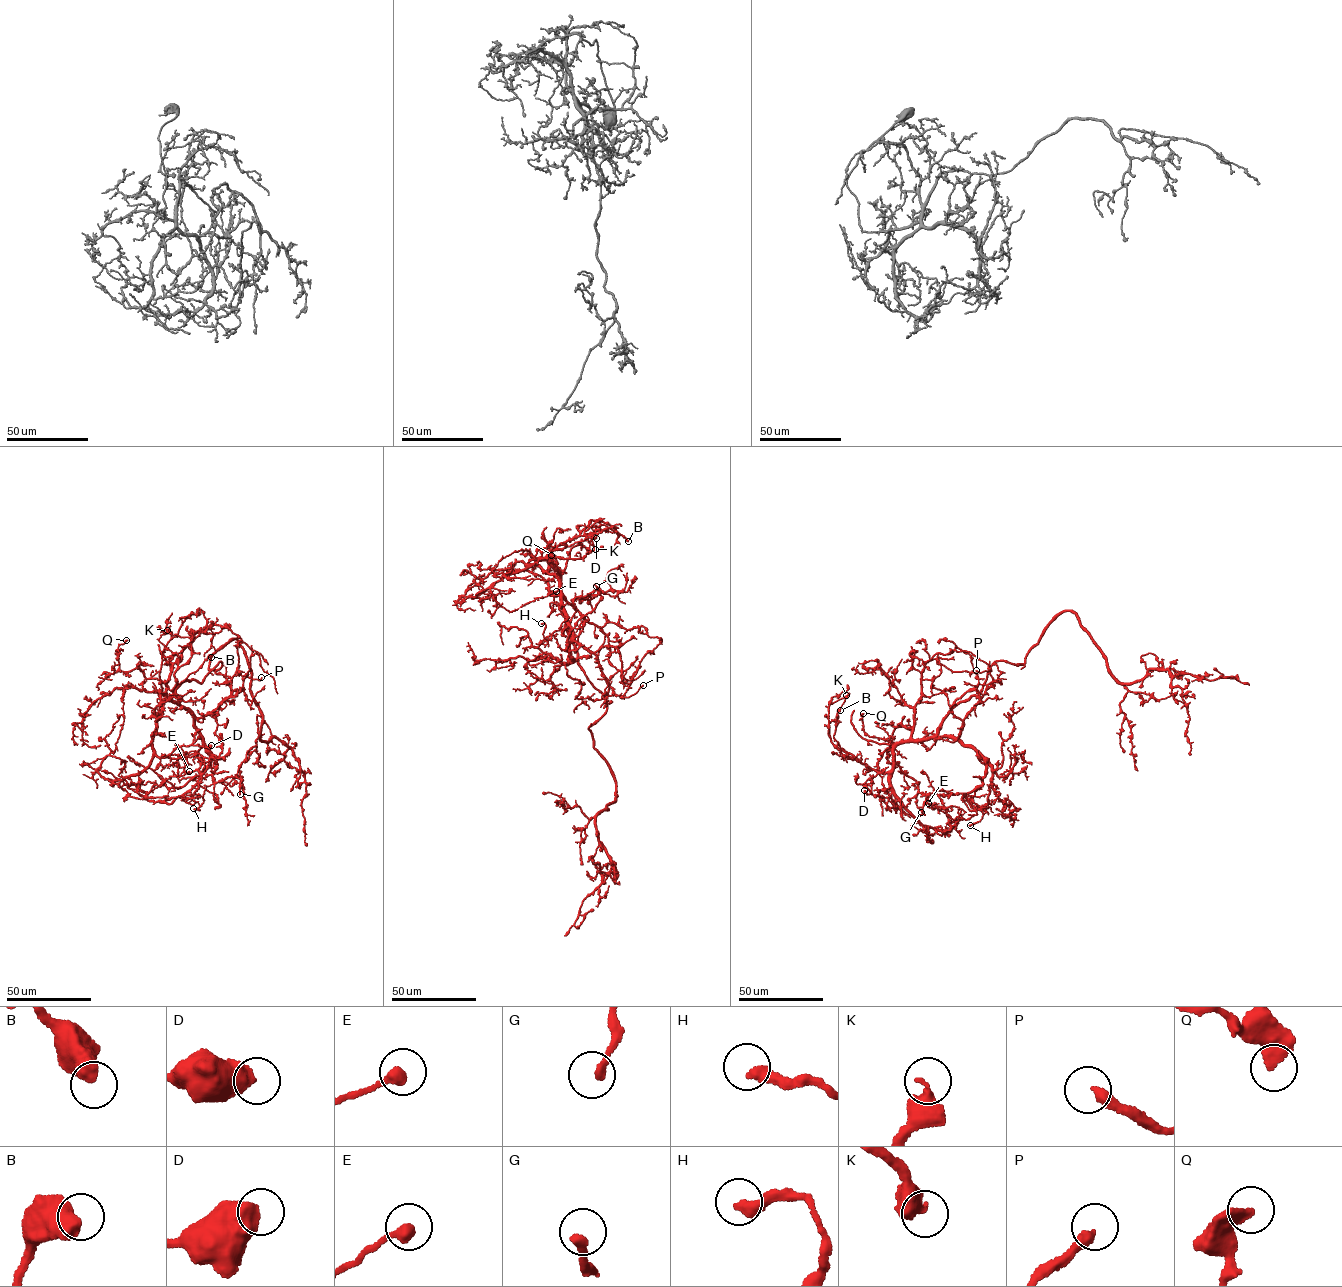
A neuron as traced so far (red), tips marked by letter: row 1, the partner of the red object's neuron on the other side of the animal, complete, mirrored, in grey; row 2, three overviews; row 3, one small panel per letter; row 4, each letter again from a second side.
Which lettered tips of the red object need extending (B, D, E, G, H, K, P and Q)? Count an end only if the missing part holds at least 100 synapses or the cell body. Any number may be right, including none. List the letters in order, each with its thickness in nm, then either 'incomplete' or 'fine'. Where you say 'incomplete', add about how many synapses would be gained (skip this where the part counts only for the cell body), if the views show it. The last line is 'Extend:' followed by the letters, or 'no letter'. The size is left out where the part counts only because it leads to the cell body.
B: calibre 600 nm; fine
D: calibre 600 nm; fine
E: calibre 360 nm; fine
G: calibre 240 nm; fine
H: calibre 360 nm; fine
K: calibre 480 nm; fine
P: calibre 320 nm; fine
Q: calibre 440 nm; fine
Extend: no letter

